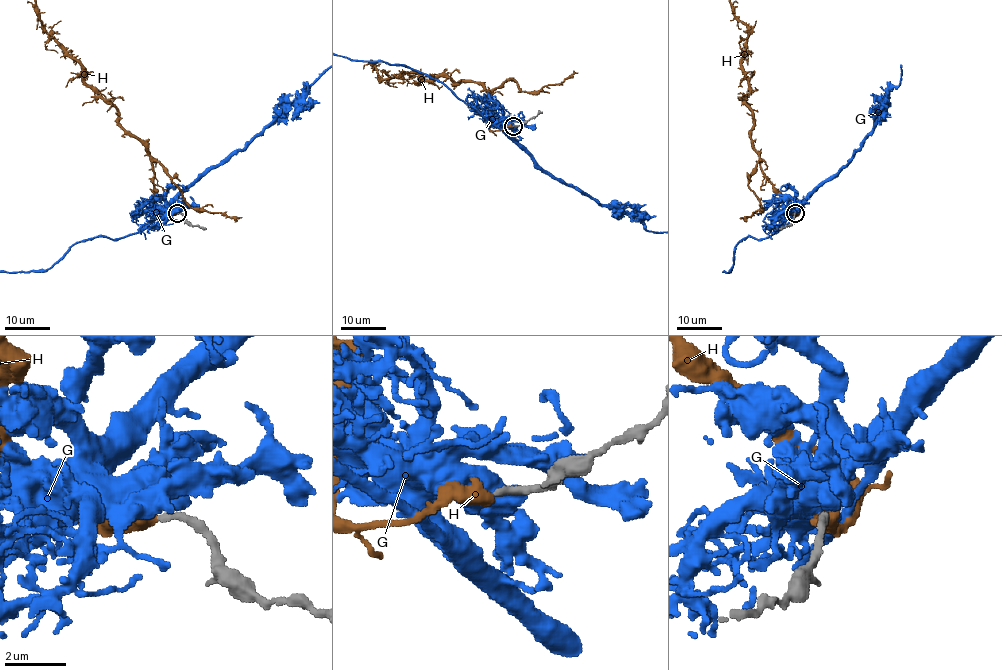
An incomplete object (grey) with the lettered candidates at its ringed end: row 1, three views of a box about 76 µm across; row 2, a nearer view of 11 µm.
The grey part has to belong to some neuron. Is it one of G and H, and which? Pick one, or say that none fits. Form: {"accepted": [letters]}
{"accepted": ["H"]}

